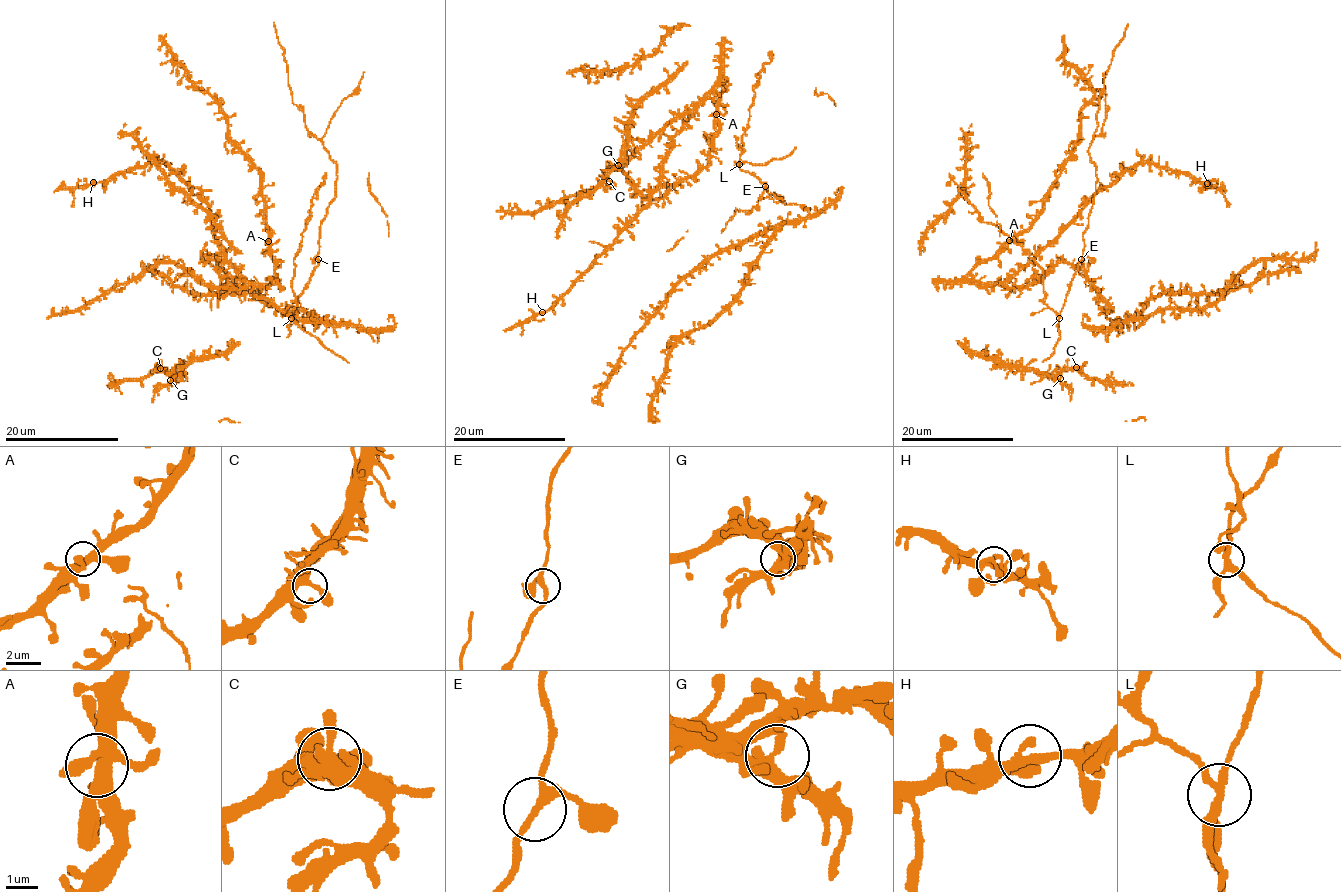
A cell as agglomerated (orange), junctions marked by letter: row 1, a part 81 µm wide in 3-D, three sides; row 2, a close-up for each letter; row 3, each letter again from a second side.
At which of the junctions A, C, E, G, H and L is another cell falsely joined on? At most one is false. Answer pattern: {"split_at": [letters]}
{"split_at": ["L"]}

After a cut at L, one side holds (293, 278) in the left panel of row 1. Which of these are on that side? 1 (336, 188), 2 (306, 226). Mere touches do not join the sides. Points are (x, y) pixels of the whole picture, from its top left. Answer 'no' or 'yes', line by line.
1: no
2: yes

